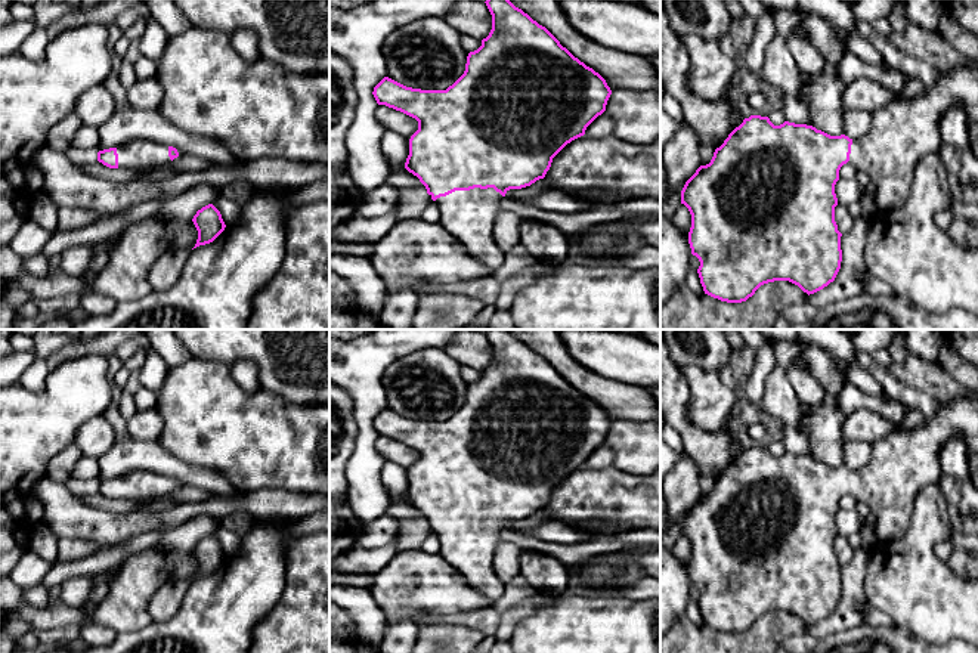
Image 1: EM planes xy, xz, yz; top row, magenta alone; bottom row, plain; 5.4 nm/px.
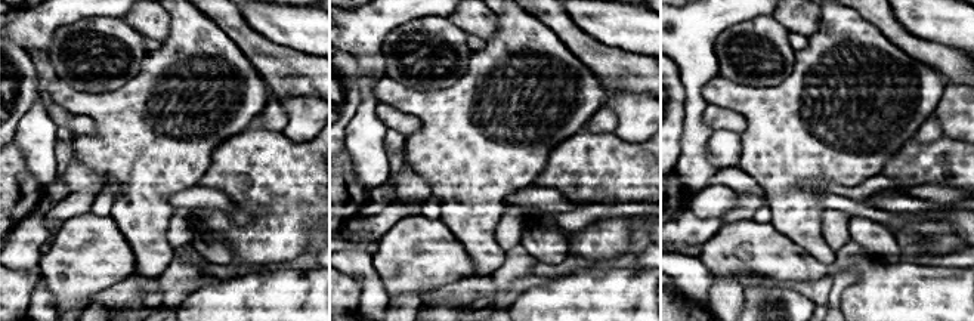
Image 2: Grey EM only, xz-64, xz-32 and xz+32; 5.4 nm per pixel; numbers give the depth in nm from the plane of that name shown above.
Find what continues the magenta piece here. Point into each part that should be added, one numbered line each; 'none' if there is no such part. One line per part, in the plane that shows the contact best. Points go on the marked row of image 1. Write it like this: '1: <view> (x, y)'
1: xz (469, 216)

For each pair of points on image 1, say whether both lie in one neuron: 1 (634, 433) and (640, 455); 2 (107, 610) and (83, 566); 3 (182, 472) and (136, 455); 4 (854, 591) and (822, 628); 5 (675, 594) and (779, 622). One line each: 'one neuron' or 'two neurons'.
1: one neuron
2: two neurons
3: one neuron
4: one neuron
5: two neurons

